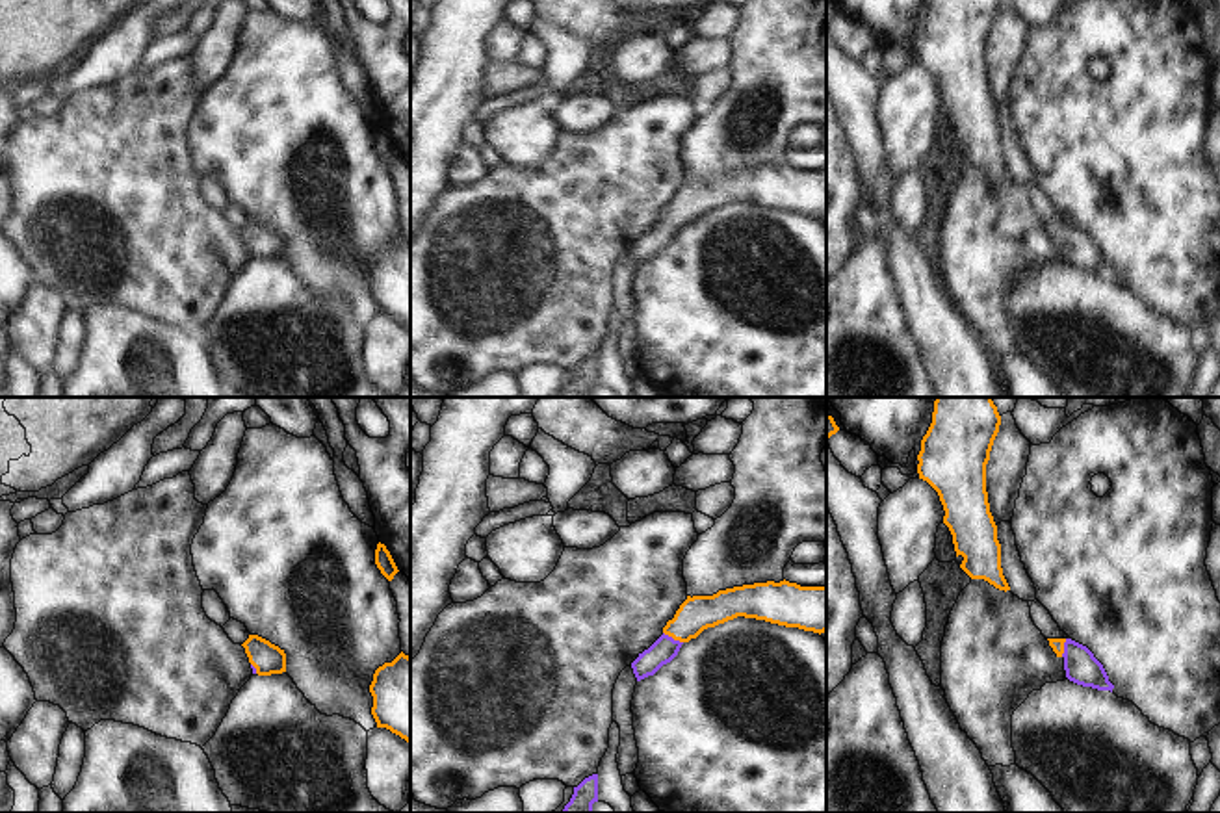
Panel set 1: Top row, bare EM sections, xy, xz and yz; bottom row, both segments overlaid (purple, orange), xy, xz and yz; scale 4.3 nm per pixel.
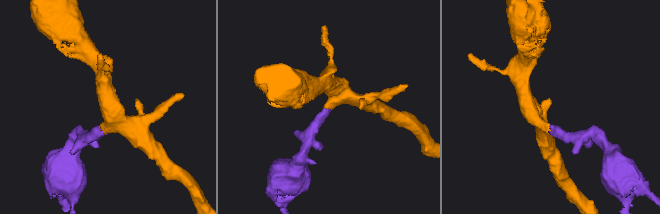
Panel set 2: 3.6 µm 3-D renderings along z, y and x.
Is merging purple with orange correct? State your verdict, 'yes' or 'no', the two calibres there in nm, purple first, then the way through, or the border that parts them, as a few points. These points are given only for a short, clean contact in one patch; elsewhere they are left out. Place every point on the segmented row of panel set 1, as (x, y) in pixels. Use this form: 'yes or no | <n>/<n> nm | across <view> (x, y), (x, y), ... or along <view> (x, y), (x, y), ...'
yes | 110/150 nm | across xz (665, 648), (671, 637), (697, 613)

